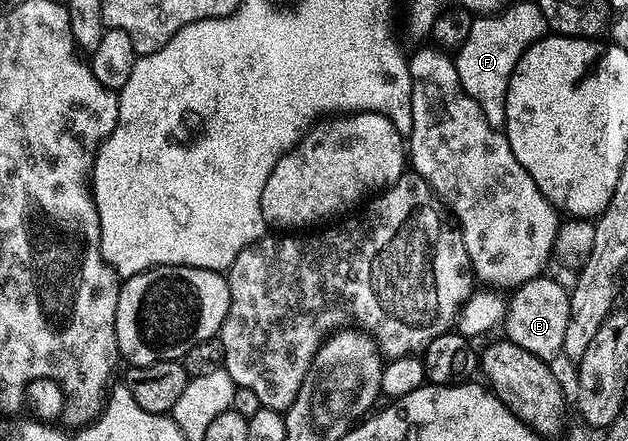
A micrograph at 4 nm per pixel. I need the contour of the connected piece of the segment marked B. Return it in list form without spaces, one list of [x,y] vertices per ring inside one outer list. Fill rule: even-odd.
[[[535,277],[514,291],[515,296],[508,303],[503,331],[508,341],[519,344],[519,348],[531,352],[531,356],[539,356],[545,362],[552,363],[553,357],[563,351],[563,336],[567,333],[569,319],[570,291],[566,287],[564,290],[555,279],[545,277]]]

